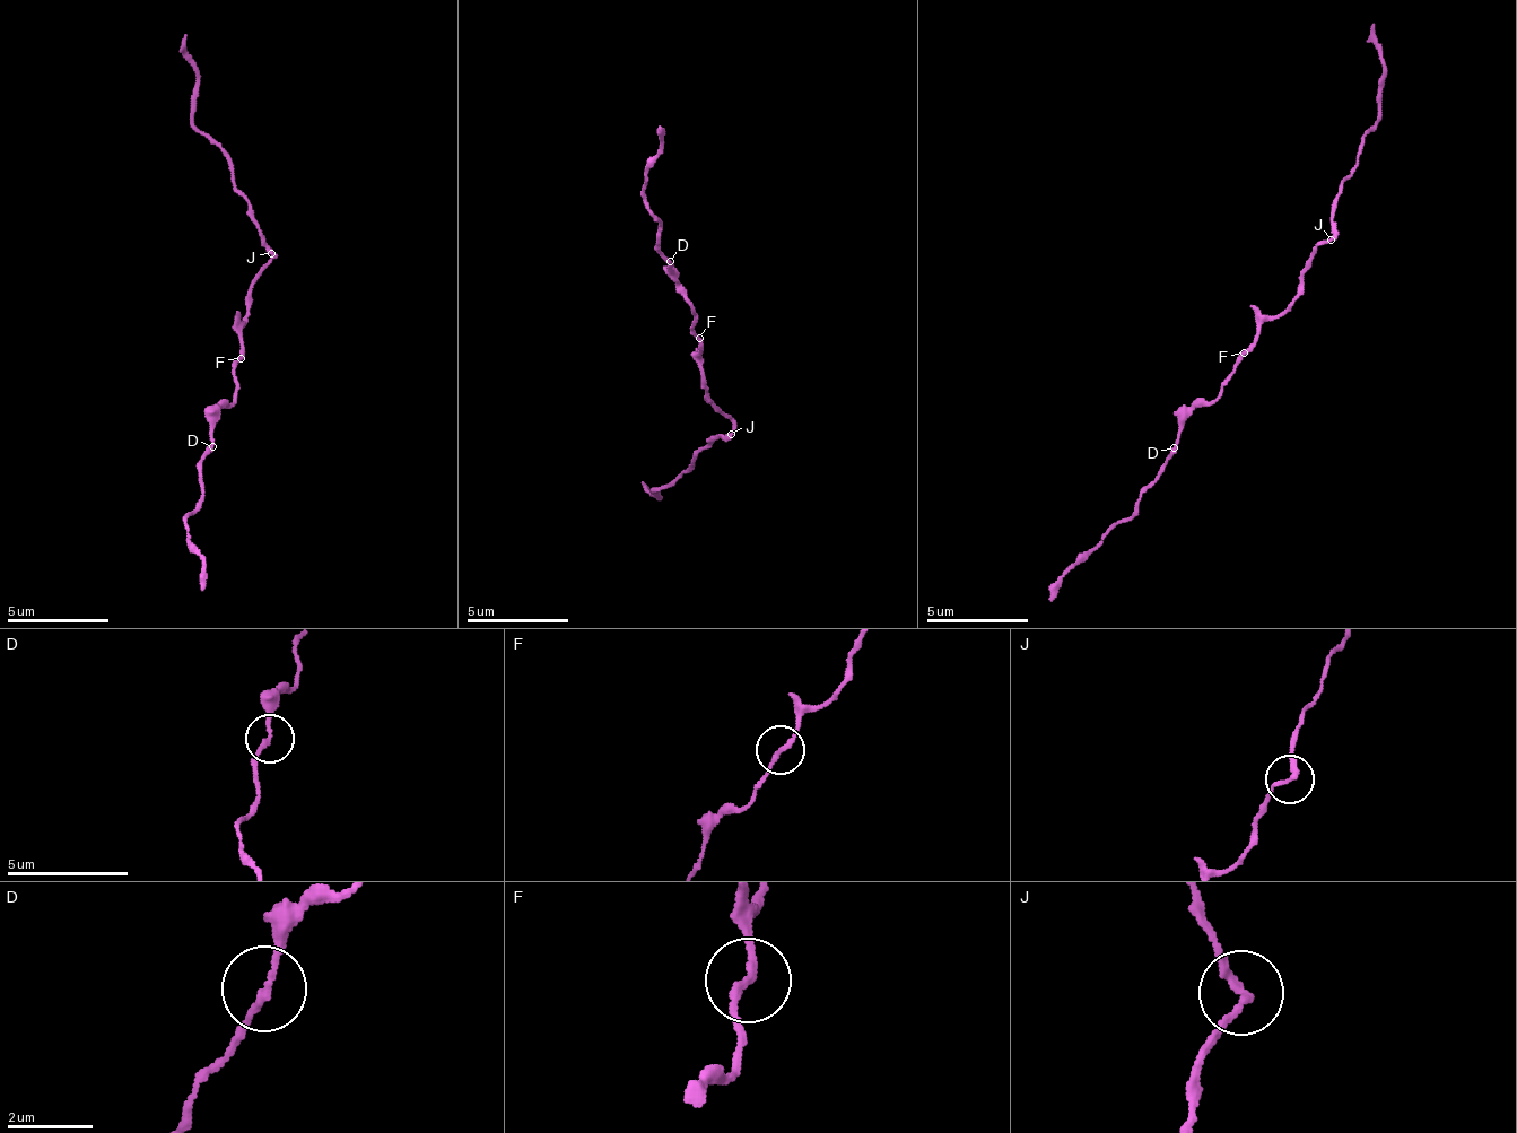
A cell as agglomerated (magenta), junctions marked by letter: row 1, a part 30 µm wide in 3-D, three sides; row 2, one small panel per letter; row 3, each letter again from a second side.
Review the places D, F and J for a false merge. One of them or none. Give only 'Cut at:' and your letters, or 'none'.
Cut at: J

